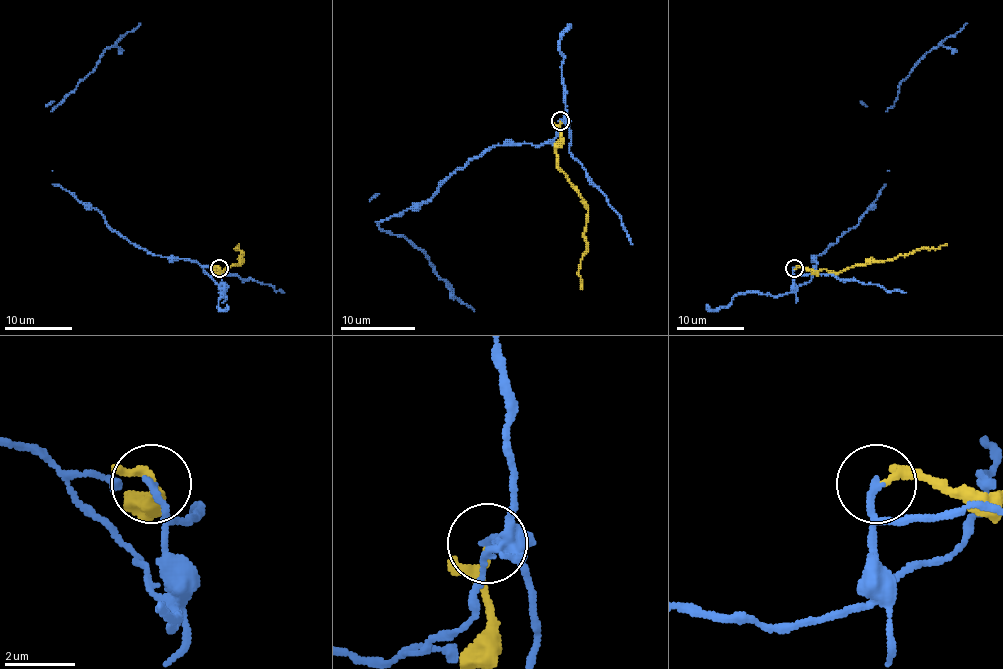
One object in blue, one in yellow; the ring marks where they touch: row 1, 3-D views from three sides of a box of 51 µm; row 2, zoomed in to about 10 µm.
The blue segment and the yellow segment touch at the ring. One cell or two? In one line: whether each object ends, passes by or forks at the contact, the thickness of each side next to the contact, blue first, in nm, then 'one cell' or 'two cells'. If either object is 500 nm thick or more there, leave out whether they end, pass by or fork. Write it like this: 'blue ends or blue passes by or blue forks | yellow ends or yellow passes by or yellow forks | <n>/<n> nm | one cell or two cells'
blue ends | yellow passes by | 200/140 nm | two cells

